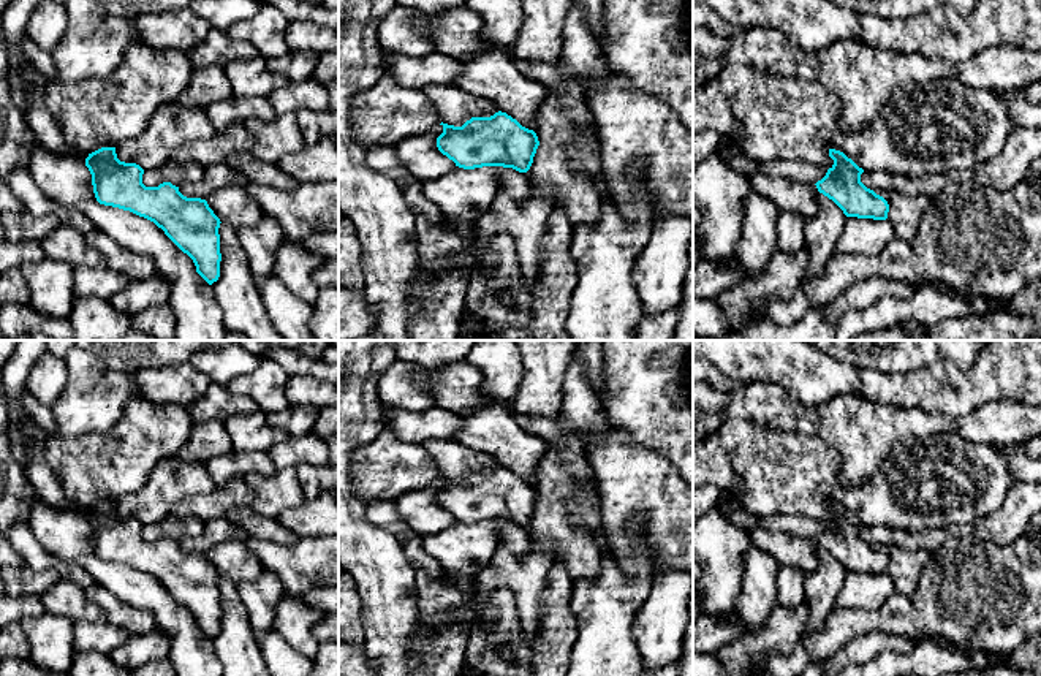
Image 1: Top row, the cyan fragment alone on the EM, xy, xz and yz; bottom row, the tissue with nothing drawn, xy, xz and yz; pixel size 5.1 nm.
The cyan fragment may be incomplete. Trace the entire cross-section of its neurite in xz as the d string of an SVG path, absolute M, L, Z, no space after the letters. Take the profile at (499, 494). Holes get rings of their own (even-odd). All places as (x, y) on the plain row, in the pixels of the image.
M502 465L471 472L462 481L440 480L438 505L464 524L503 521L527 527L539 500L533 484Z

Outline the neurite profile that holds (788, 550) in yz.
M758 526L748 535L751 543L769 553L780 567L796 567L804 573L812 573L818 568L816 540L807 540L763 526Z

